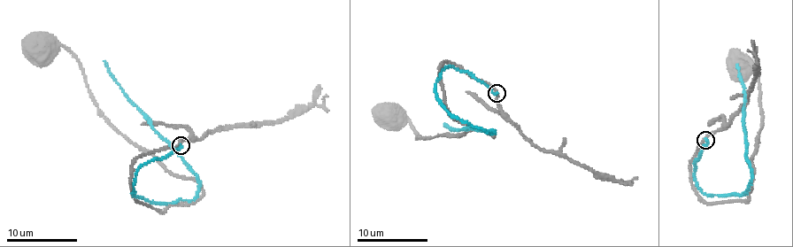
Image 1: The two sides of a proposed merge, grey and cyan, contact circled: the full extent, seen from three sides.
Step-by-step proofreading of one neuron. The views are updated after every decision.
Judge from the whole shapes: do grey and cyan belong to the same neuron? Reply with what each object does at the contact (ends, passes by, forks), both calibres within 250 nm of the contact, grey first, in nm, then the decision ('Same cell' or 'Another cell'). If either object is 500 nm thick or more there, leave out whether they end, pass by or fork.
At the ring grey passes by. At the ring cyan ends. Thickness 200 nm (grey) against 240 nm. Another cell

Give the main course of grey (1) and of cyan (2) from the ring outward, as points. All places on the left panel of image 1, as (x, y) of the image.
1: (180, 146), (137, 158), (136, 199), (163, 212), (202, 187), (109, 121), (60, 44), (40, 48)
2: (180, 146), (148, 161), (137, 174), (137, 196), (158, 202), (192, 200), (199, 179), (103, 61)

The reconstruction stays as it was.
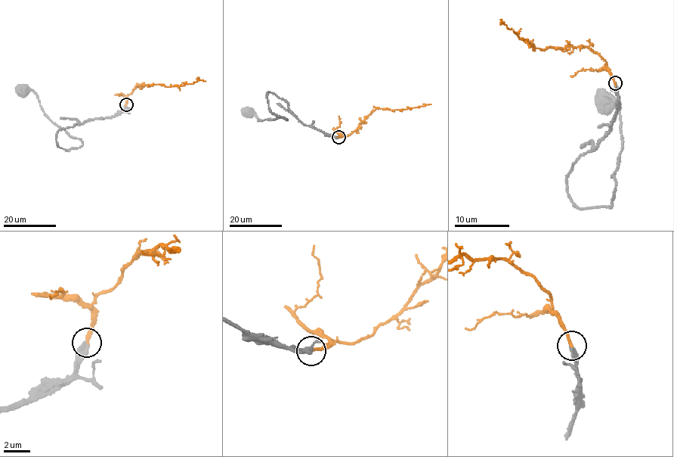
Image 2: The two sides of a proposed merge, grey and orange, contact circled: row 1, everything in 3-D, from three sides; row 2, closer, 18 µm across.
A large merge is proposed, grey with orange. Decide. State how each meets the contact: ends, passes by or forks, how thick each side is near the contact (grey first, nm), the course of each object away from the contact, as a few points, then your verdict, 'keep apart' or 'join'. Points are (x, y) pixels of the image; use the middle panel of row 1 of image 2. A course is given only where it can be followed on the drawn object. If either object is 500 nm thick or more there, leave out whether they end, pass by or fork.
grey ends; orange ends; calibres 360 and 260 nm; course grey (338, 137), (304, 125), (287, 102), (273, 93), (267, 91), (269, 110), (287, 119), (258, 120), (248, 112); course orange (338, 137), (347, 135), (356, 129), (376, 108), (391, 110), (431, 104); join

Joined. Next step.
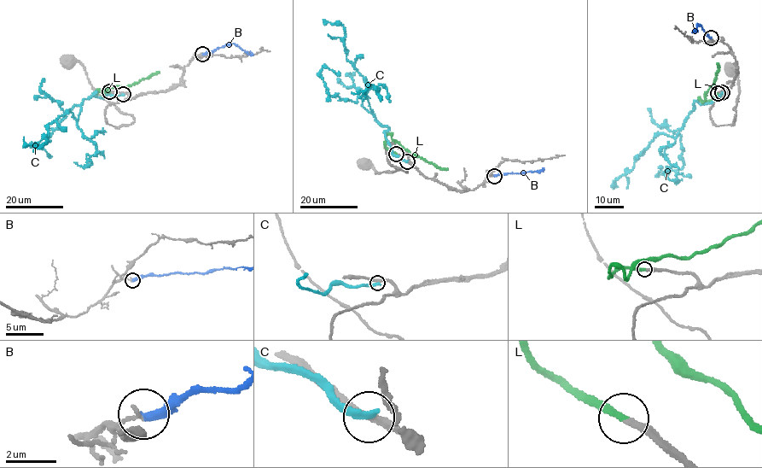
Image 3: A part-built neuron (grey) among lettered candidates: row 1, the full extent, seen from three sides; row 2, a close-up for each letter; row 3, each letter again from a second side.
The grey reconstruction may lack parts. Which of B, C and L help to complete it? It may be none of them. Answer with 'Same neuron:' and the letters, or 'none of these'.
Same neuron: L

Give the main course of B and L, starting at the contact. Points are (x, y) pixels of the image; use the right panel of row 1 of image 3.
B: (711, 38), (697, 23), (696, 31), (692, 32)
L: (718, 93), (707, 101), (699, 99), (703, 102), (706, 93), (714, 87), (718, 63)

